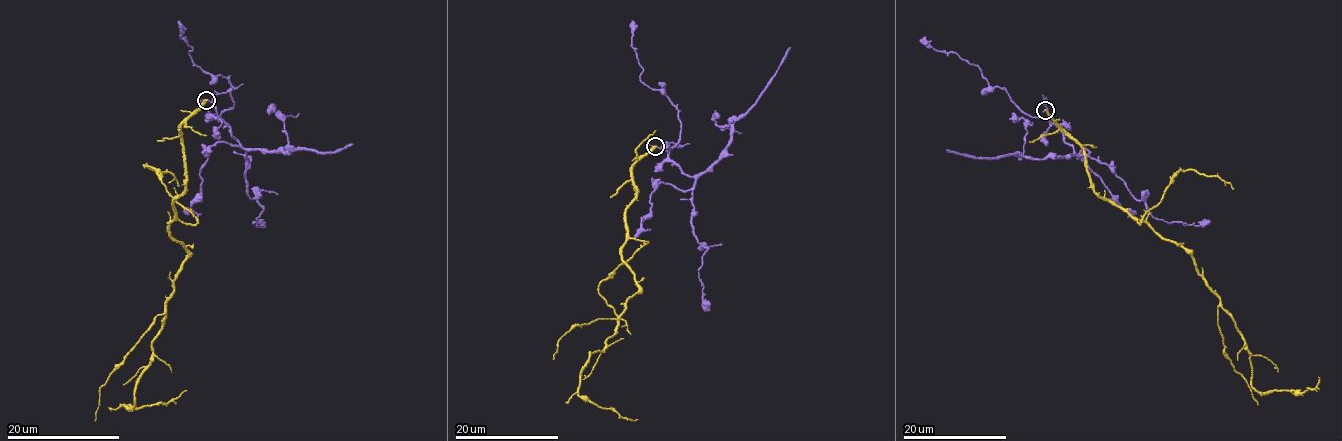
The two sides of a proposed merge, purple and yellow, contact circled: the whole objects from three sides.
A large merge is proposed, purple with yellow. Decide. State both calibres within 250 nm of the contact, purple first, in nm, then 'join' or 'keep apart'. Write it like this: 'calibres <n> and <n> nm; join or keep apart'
calibres 100 and 300 nm; keep apart

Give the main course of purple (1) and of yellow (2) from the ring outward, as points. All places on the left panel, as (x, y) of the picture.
1: (205, 100), (214, 104), (229, 132), (249, 150), (246, 193), (263, 211), (253, 222), (264, 222)
2: (205, 100), (181, 125), (185, 188), (169, 234), (187, 255), (132, 407), (122, 405), (187, 390)

